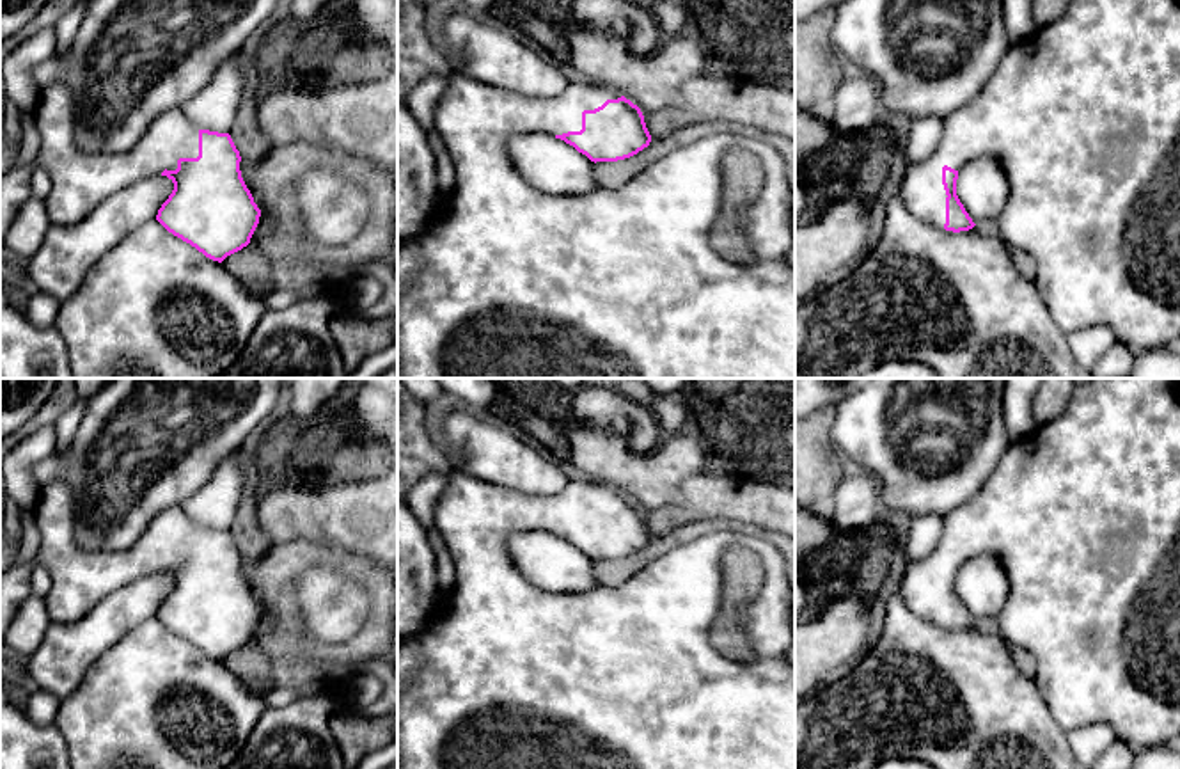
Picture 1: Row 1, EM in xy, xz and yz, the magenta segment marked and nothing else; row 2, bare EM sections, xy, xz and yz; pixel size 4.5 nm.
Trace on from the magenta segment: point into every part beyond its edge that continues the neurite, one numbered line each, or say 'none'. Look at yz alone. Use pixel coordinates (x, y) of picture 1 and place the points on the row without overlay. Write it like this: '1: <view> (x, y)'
1: yz (1083, 512)

